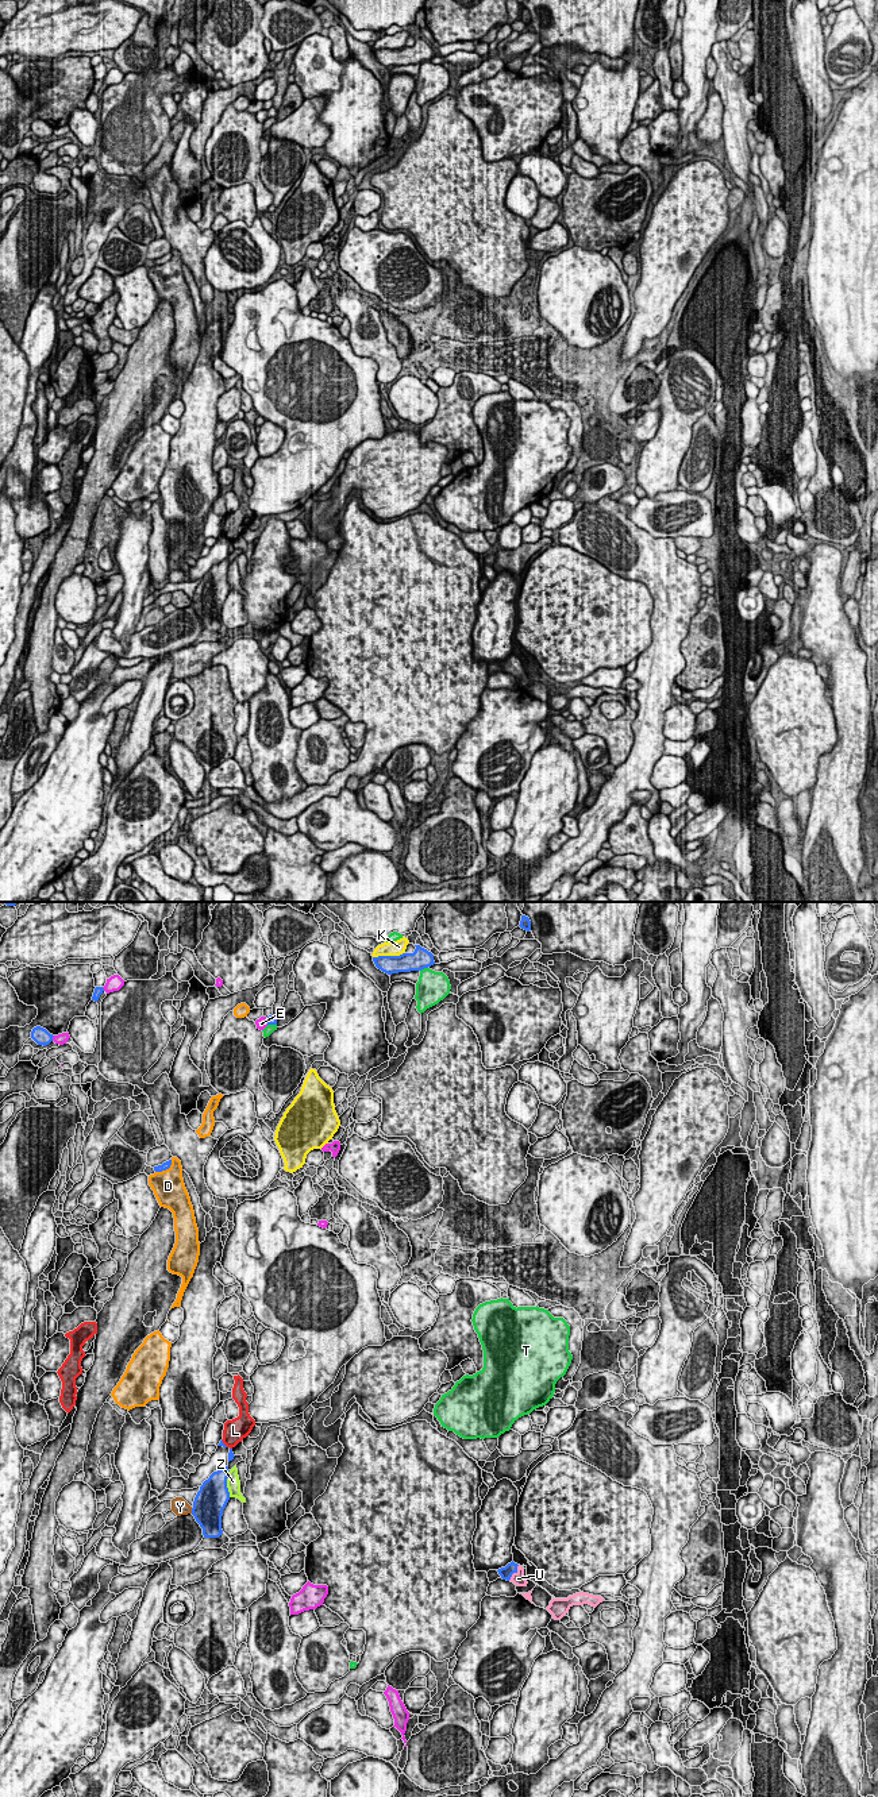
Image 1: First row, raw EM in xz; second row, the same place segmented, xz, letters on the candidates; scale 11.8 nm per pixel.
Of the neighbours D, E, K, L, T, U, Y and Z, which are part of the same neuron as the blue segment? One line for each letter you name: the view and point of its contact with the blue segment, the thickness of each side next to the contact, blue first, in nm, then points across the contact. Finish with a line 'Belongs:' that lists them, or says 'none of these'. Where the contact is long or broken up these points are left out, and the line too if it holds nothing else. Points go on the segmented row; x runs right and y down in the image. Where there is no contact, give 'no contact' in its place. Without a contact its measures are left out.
U: contact xz (513, 1572); calibres 140 and 160 nm; way xz (507, 1572), (513, 1572), (518, 1578)
Belongs: U

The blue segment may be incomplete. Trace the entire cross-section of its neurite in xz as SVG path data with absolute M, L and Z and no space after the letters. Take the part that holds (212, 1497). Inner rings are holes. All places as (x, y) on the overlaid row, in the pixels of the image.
M228 1466L213 1472L195 1497L192 1515L203 1528L204 1538L219 1538L223 1534L222 1516L230 1500L228 1472Z

